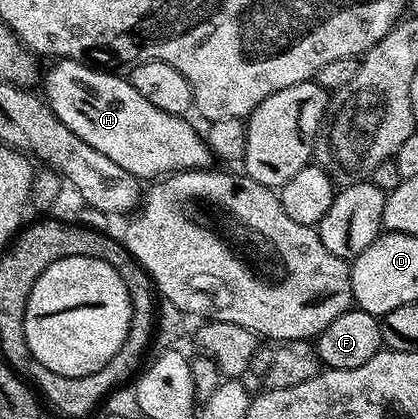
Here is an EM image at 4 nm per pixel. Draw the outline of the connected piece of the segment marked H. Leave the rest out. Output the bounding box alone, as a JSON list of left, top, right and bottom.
[44,58,211,180]

